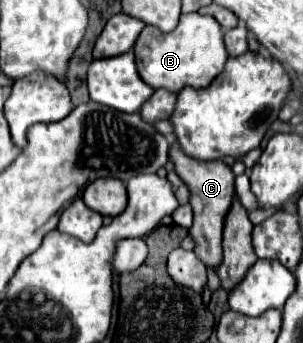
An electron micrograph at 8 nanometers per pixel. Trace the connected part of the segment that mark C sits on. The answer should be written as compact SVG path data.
M176 140L170 146L170 160L174 162L176 174L182 178L182 182L190 190L190 206L194 210L194 224L190 226L190 236L196 244L194 252L208 268L218 270L218 266L222 262L224 216L226 216L226 212L232 204L232 198L234 198L234 174L232 174L230 166L226 166L222 160L202 162L202 160L190 158L188 154L182 152L182 148Z

